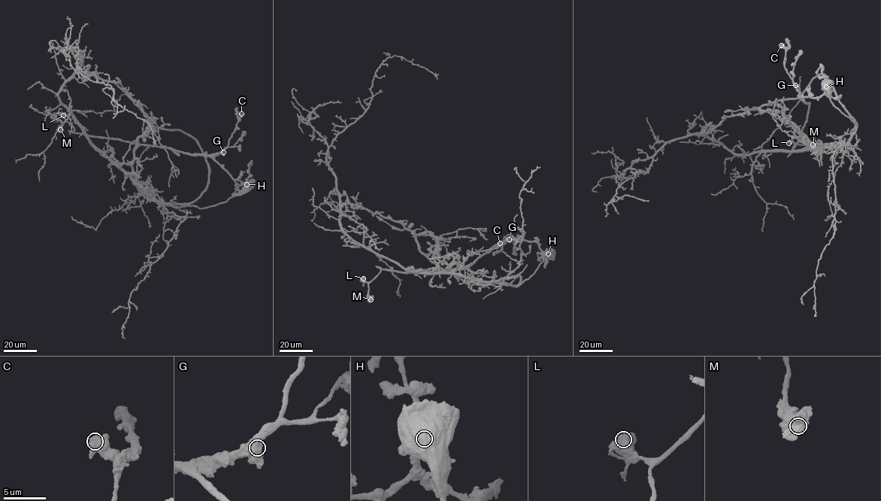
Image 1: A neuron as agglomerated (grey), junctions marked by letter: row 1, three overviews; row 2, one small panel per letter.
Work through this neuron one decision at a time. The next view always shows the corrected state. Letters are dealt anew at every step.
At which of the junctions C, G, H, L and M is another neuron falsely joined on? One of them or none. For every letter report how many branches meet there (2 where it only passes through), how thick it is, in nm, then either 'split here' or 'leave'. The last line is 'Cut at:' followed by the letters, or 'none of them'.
C: 1 | 1150 nm | leave
G: 1 | 1100 nm | leave
H: 1 | 1350 nm | split here
L: 1 | 1250 nm | leave
M: 1 | 1200 nm | leave
Cut at: H

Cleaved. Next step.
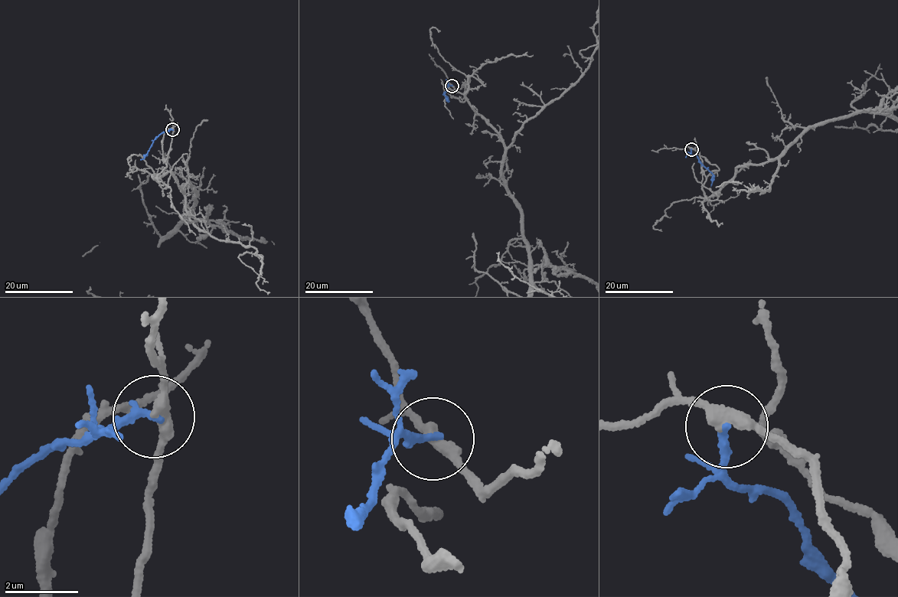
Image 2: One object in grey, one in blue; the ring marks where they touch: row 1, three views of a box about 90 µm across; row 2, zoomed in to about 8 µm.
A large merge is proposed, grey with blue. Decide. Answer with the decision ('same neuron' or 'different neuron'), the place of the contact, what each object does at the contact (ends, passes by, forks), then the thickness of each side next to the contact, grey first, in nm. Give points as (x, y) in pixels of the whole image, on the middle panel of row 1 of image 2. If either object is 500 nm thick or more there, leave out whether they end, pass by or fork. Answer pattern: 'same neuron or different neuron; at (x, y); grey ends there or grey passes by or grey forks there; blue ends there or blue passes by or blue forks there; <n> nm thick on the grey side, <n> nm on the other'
different neuron; at (452, 86); grey passes by; blue ends there; 320 nm thick on the grey side, 240 nm on the other

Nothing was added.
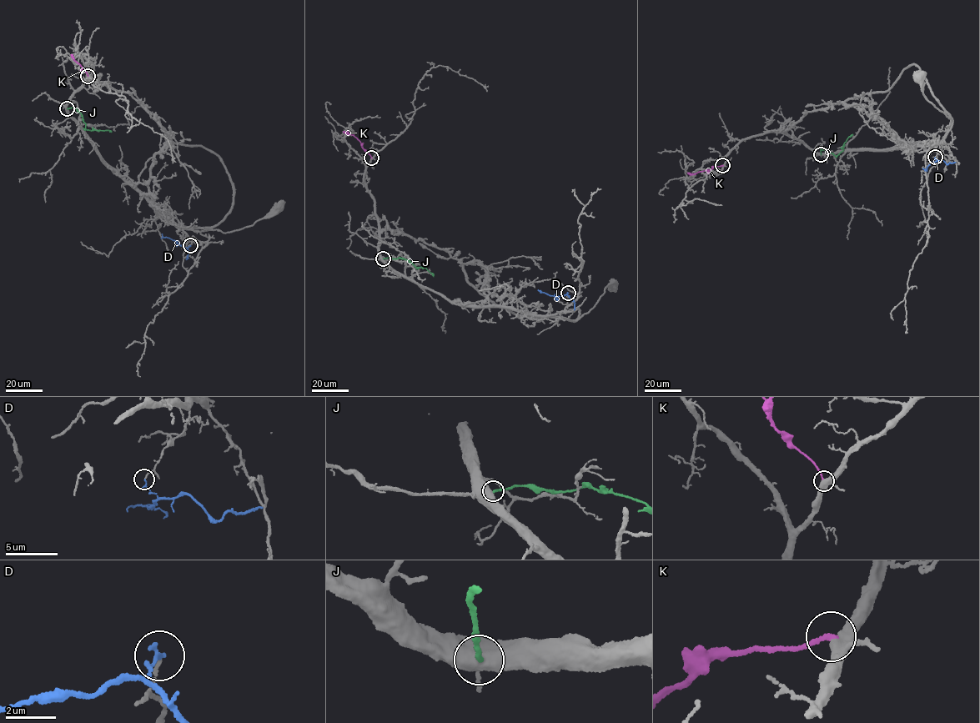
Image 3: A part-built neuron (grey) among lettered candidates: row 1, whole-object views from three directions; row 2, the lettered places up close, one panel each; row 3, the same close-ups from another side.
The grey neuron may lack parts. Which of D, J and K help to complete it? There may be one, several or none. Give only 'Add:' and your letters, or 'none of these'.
Add: none of these

